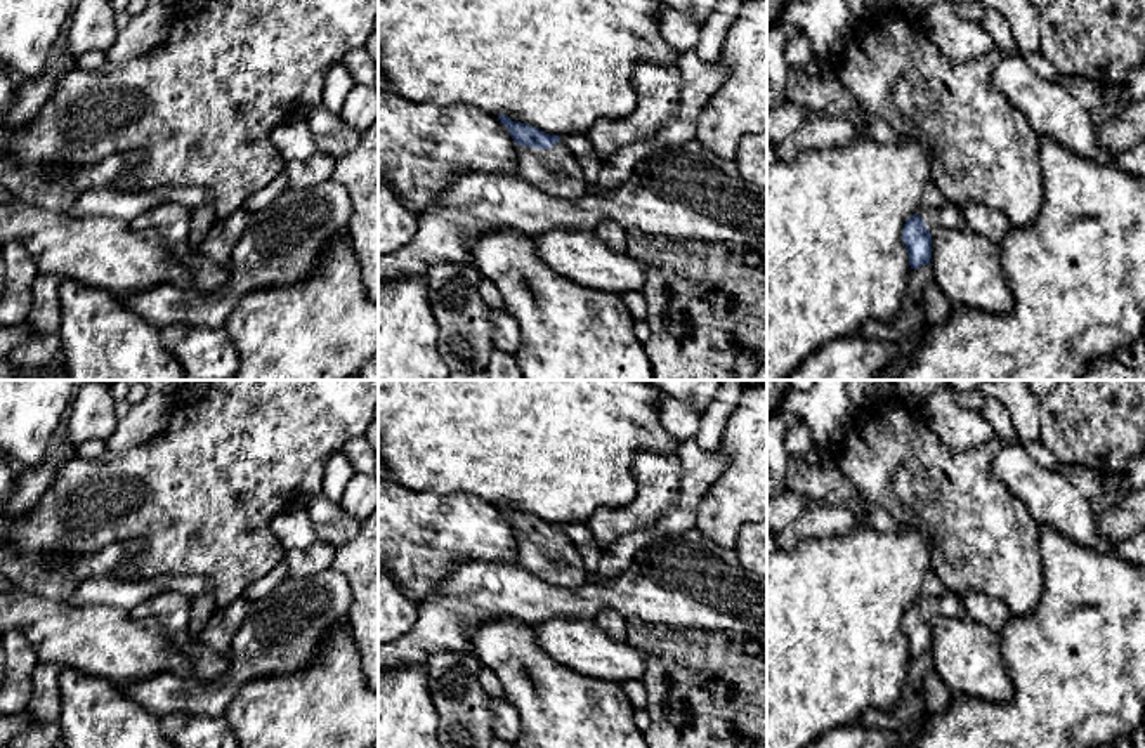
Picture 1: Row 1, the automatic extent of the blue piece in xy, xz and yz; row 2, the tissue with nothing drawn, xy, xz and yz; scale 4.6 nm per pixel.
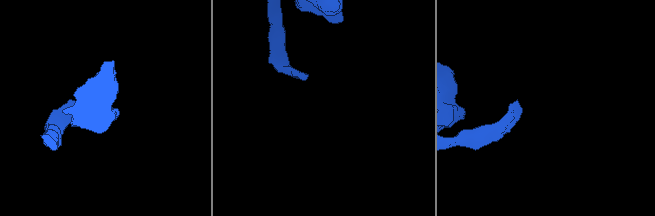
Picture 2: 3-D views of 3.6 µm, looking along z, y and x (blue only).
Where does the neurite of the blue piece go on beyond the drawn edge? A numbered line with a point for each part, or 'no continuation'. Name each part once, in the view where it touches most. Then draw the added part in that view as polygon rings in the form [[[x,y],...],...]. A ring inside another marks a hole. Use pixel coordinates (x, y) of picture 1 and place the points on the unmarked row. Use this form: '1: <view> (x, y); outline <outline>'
1: xz (556, 559); outline [[[564,526],[550,538],[517,535],[519,562],[546,583],[578,588],[588,581],[585,562],[569,541]]]

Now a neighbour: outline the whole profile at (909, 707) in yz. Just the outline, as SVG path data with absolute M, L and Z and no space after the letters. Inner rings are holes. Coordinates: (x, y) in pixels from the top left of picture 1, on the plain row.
M926 653L919 658L911 658L907 665L907 677L902 686L900 696L892 710L866 710L854 725L899 732L918 722L926 712L921 699L923 677L933 670L932 654Z

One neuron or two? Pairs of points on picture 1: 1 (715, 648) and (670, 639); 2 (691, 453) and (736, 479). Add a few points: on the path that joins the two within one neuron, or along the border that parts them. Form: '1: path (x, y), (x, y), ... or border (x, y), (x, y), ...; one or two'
1: path (705, 648), (680, 648); one
2: border (720, 445), (724, 469), (706, 490), (700, 505); two

